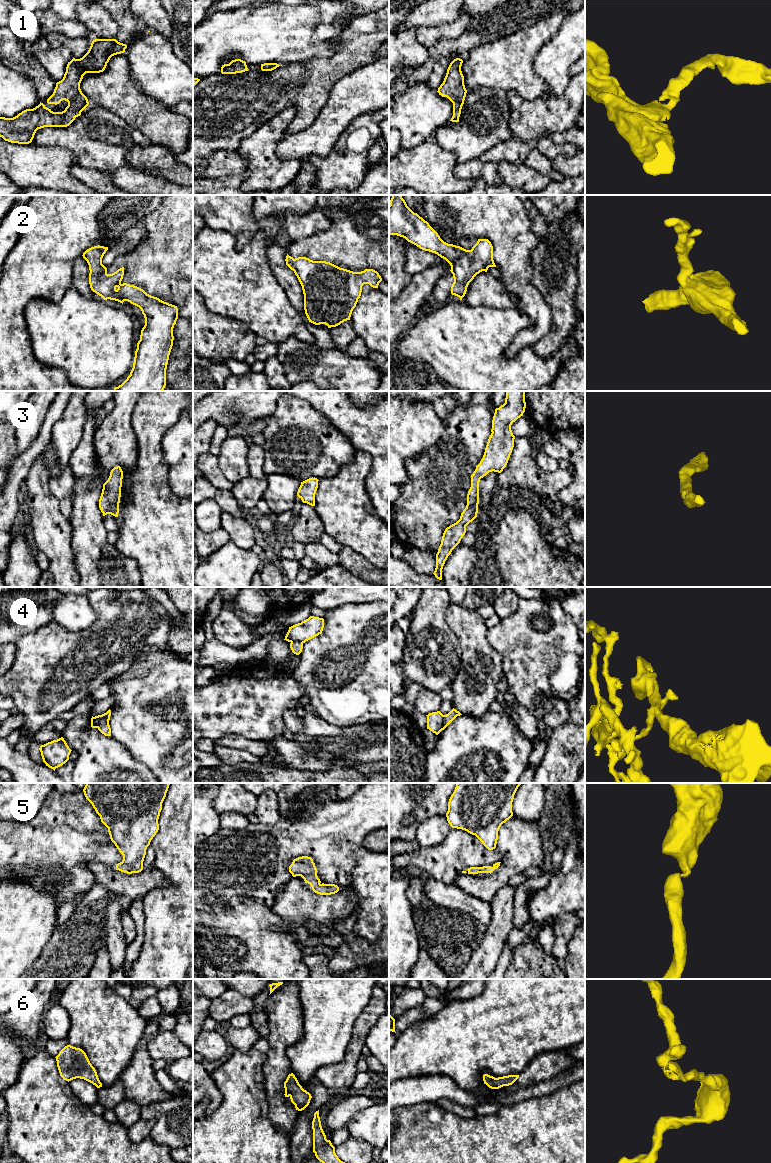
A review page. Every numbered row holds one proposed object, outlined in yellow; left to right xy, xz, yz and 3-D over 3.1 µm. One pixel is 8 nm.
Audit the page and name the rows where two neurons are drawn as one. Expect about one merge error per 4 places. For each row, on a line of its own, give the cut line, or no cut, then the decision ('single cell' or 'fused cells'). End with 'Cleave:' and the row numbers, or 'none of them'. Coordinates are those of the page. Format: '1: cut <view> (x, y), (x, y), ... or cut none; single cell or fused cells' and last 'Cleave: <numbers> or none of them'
1: cut none; single cell
2: cut none; single cell
3: cut none; single cell
4: cut xy (96, 716), (102, 716), (108, 722); fused cells
5: cut none; single cell
6: cut none; single cell
Cleave: 4

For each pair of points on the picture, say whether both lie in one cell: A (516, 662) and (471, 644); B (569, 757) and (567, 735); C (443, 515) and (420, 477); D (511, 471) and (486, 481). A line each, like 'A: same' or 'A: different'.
A: different
B: same
C: same
D: different

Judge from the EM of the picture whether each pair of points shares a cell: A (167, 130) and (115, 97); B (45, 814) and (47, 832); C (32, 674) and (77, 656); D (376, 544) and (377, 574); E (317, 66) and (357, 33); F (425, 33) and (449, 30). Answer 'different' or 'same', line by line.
A: same
B: different
C: same
D: different
E: same
F: same

